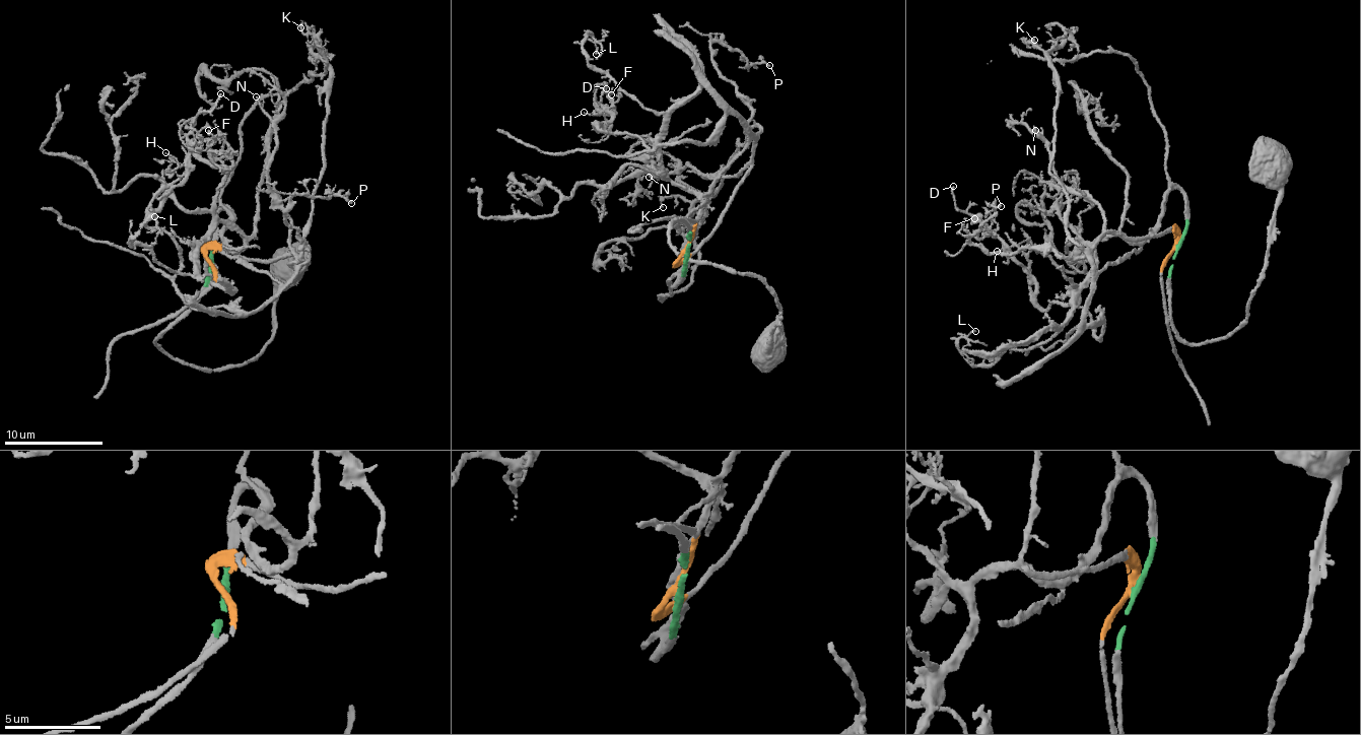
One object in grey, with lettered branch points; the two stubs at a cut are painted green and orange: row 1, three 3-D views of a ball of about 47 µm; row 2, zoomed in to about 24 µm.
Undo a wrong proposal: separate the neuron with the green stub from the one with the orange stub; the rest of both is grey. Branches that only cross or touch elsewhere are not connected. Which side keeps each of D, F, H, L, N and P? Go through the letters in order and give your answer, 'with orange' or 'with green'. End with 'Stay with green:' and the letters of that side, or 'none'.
D: with orange
F: with orange
H: with orange
L: with green
N: with orange
P: with orange
Stay with green: L

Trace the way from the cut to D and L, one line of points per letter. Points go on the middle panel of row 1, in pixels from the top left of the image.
D: (687, 251), (715, 229), (757, 134), (730, 115), (703, 142), (650, 153), (598, 129), (605, 87)
L: (687, 253), (674, 286), (702, 199), (671, 183), (660, 152), (662, 116), (593, 70), (584, 36), (596, 55)

